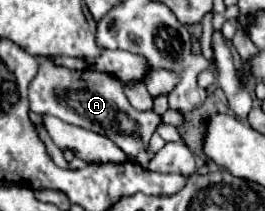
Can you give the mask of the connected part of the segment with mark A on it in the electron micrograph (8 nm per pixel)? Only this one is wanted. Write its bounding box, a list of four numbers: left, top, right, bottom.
[29,57,161,165]

